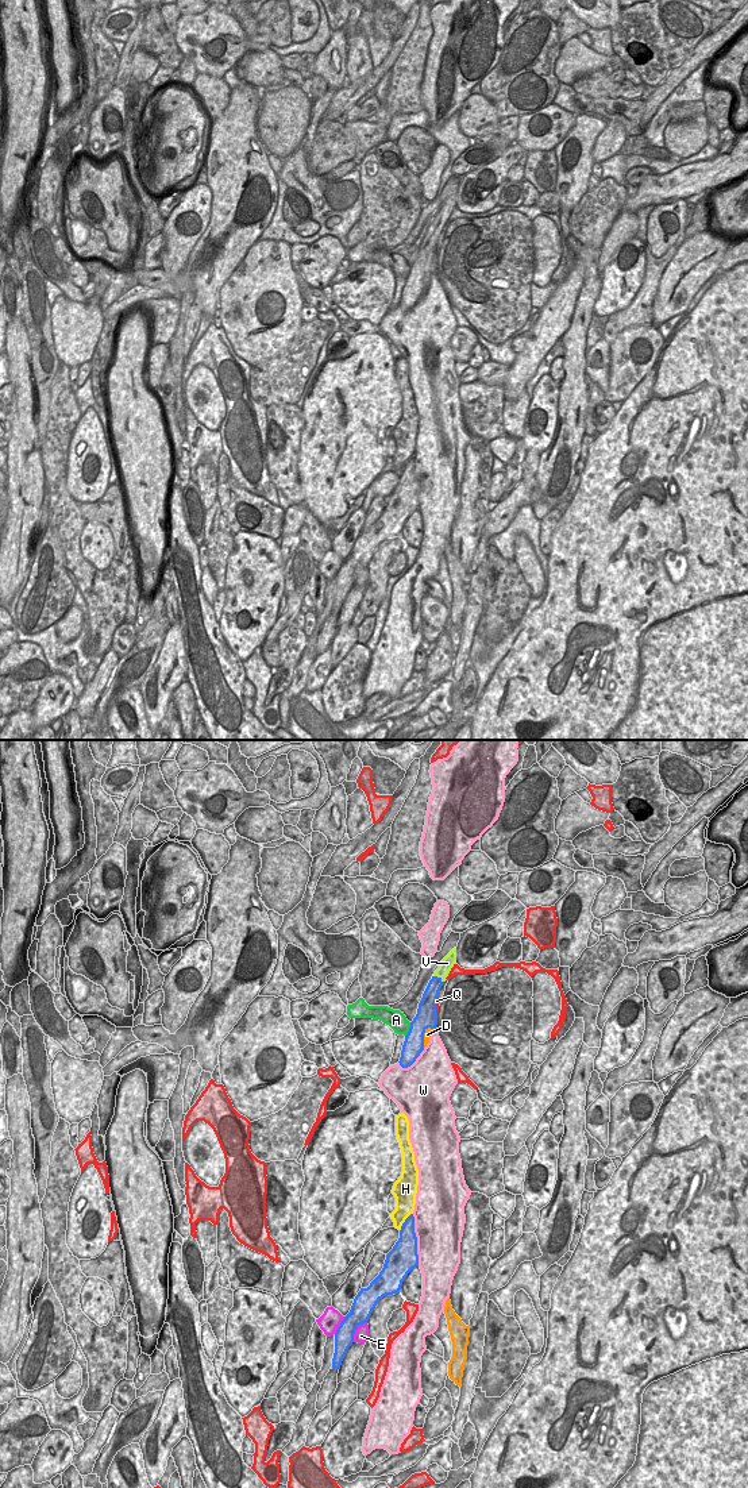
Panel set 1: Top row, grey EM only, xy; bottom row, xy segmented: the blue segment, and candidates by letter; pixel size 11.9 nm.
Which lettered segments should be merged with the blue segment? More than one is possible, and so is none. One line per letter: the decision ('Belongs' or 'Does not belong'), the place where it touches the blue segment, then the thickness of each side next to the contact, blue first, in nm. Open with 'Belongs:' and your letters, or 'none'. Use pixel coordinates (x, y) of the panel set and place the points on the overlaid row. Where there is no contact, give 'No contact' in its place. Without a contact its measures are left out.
Belongs: V
A: Does not belong. Touches blue at xy (409, 1029). Thickness 240 nm (blue) against 220 nm
D: Does not belong. Touches blue at xy (423, 1034). Thickness 260 nm (blue) against 90 nm
E: Does not belong. Touches blue at xy (355, 1329). Thickness 260 nm (blue) against 170 nm
H: Does not belong. Touches blue at xy (404, 1222). Thickness 240 nm (blue) against 240 nm
Q: Does not belong. Touches blue at xy (435, 1006). Thickness 260 nm (blue) against 30 nm
V: Belongs. Touches blue at xy (439, 978). Thickness 170 nm (blue) against 160 nm
W: Does not belong. Touches blue at xy (416, 1240). Thickness 320 nm (blue) against 480 nm.

